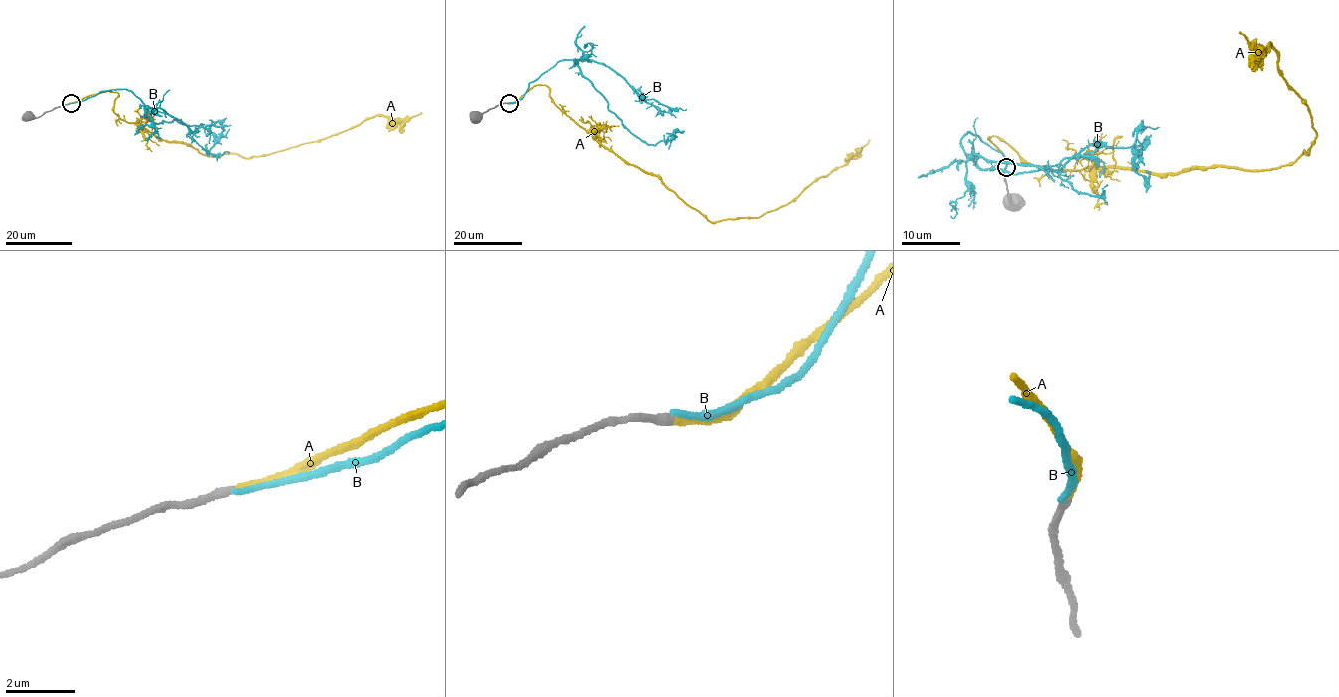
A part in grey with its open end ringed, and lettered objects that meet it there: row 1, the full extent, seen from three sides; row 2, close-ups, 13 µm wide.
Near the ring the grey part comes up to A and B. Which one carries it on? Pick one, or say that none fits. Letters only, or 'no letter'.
A

